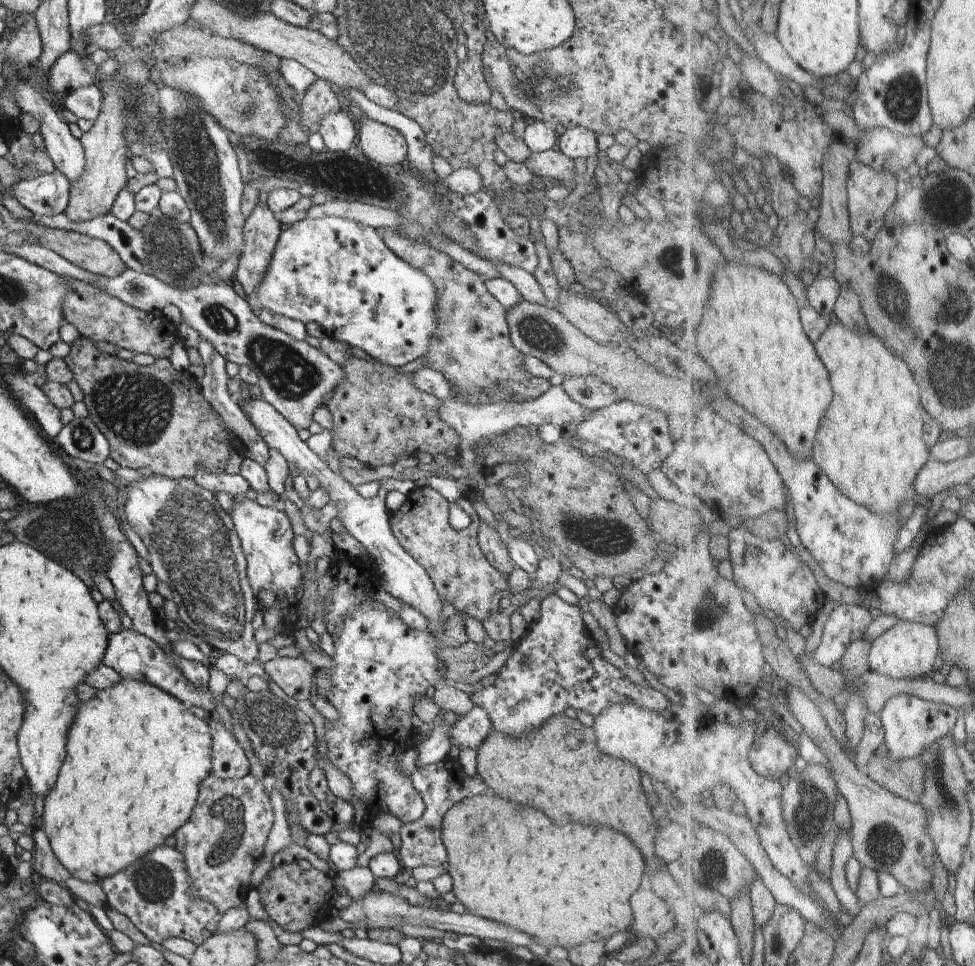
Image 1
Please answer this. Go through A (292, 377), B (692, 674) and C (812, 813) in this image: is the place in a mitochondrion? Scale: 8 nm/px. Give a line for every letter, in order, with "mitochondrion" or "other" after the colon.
A: mitochondrion
B: other
C: mitochondrion

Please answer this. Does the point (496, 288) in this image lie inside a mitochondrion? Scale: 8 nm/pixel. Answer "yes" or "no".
no

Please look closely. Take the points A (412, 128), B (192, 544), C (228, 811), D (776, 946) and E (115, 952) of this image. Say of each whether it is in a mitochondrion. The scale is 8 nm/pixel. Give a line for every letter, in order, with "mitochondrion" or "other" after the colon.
A: other
B: mitochondrion
C: mitochondrion
D: other
E: other

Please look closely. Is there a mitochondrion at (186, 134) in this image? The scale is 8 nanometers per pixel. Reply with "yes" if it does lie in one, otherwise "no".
yes

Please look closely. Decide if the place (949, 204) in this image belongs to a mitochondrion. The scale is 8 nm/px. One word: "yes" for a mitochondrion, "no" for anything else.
yes

